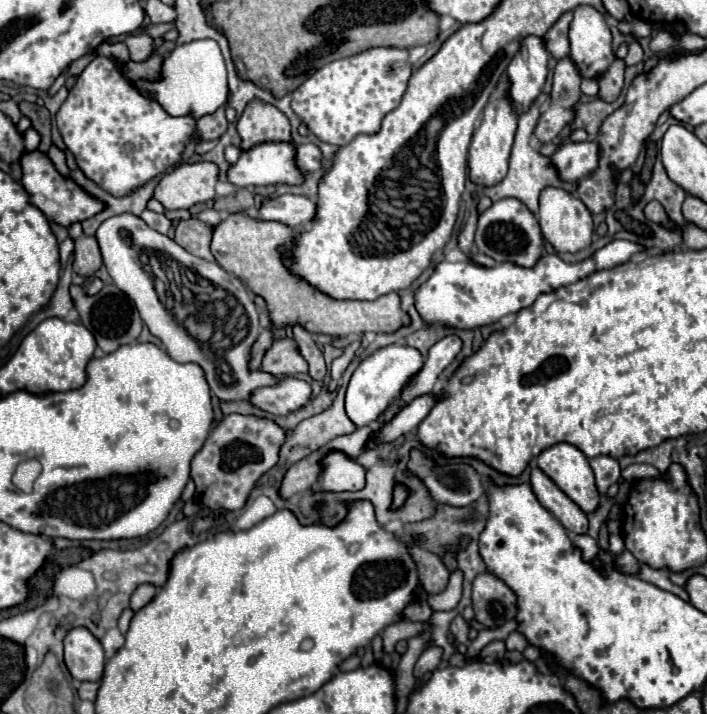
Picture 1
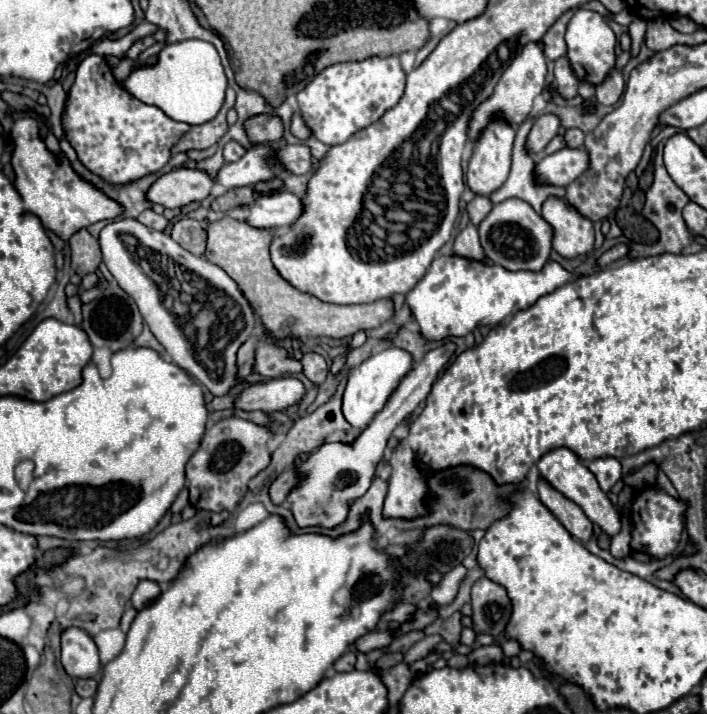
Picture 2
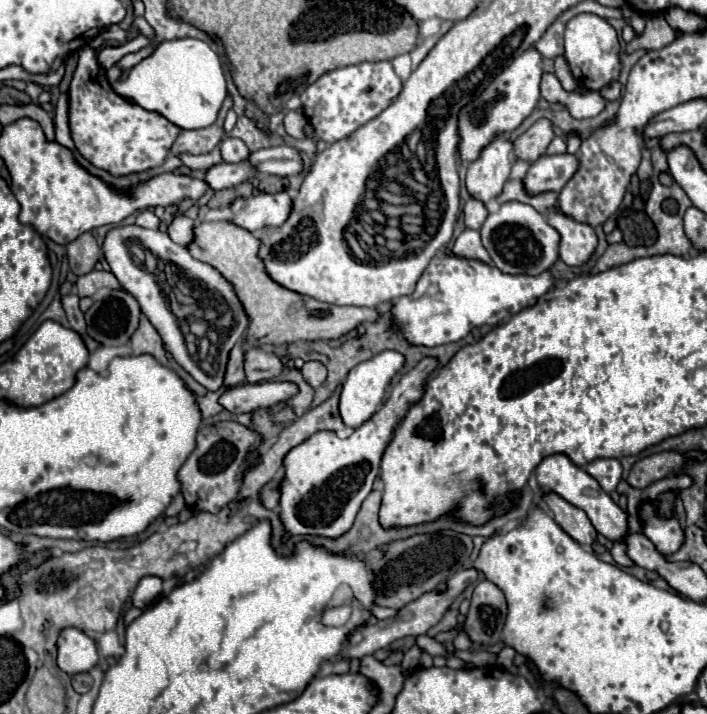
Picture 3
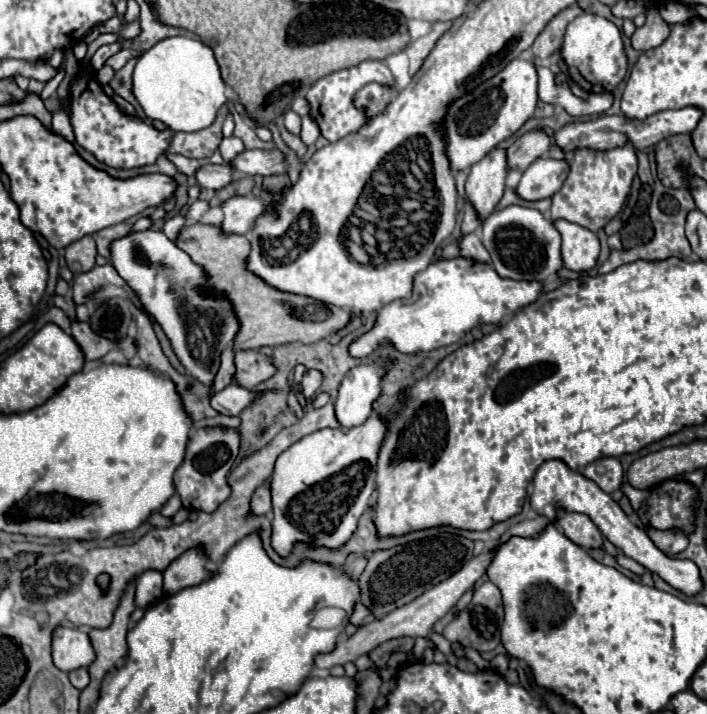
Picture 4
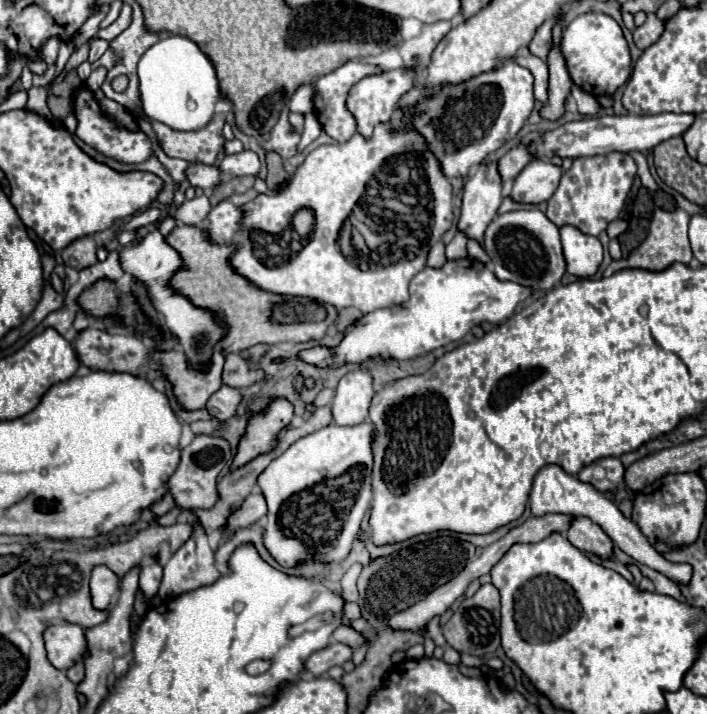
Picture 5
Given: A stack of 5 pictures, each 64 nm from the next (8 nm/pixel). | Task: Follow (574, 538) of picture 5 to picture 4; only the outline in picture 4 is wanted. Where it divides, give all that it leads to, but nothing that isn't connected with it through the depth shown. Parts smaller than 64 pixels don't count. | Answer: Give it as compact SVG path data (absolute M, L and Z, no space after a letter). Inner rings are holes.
M556 512L556 524L562 526L564 536L568 536L580 548L604 548L604 536L596 528L596 524L586 514L572 514L572 512Z

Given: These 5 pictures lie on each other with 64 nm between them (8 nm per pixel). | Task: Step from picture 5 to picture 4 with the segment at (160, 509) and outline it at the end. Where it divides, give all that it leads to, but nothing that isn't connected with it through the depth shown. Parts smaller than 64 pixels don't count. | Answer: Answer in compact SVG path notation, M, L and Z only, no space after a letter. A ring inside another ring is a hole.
M173 495L166 504L161 508L160 513L165 517L172 517L177 513L177 511L182 507L180 497Z

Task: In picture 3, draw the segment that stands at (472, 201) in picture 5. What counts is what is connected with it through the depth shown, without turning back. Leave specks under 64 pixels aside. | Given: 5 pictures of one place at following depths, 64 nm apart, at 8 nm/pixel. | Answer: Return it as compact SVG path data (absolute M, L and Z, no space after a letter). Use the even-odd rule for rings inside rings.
M498 136L492 144L488 144L480 158L470 162L466 174L466 188L472 198L480 202L494 200L510 174L512 168L512 144L508 138Z

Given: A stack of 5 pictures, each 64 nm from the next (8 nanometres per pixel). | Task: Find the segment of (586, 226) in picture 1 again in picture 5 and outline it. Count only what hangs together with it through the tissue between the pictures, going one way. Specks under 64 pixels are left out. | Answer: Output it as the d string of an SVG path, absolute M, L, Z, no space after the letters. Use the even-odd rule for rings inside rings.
M562 226L560 236L566 258L566 270L576 278L592 278L602 264L600 240L582 234L574 226Z

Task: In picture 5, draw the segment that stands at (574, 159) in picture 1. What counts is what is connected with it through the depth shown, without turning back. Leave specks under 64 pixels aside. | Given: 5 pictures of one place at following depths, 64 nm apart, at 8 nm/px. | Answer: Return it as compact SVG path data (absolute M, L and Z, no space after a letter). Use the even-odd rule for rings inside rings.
M532 160L514 180L510 198L522 204L540 204L558 188L562 170L550 160Z

